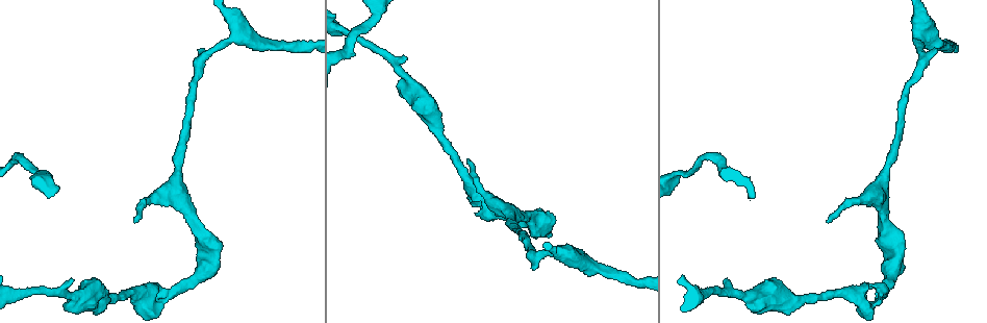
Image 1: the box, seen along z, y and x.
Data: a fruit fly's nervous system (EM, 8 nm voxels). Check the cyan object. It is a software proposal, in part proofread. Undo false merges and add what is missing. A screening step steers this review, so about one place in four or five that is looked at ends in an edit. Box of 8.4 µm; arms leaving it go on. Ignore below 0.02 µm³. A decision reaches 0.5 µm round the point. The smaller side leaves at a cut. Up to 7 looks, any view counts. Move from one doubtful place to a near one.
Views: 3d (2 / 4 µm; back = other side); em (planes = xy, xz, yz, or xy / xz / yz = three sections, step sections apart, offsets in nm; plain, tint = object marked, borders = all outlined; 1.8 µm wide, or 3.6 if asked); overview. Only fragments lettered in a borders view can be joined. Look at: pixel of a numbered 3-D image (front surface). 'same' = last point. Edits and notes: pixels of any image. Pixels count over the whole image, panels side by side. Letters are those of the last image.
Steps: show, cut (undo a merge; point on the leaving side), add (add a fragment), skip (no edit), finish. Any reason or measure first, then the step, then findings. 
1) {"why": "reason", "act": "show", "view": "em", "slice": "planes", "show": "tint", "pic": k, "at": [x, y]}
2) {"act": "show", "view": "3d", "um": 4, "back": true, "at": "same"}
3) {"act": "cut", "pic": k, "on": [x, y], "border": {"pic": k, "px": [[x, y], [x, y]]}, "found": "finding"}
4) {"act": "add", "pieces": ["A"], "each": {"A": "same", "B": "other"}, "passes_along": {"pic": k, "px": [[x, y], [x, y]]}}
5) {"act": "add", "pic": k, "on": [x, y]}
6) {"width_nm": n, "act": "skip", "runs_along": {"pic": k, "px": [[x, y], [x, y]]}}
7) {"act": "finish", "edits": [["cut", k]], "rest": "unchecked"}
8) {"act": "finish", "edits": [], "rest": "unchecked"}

{"why": "calibre changes", "act": "show", "view": "3d", "um": 4, "pic": 1, "at": [93, 292]}

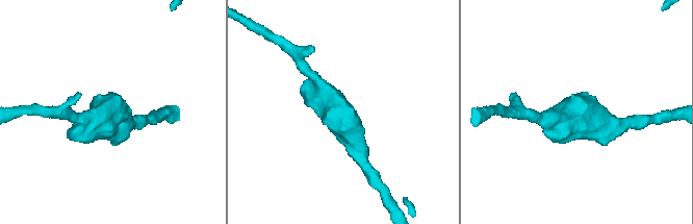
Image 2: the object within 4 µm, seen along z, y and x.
{"why": "shape alone is not enough", "act": "show", "view": "em", "slice": "planes", "show": "borders", "pic": 2, "at": [344, 121]}

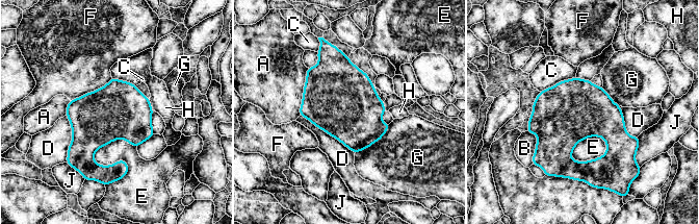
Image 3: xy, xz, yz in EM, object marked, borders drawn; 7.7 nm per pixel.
{"act": "skip", "each": {"A": "other", "B": "other", "C": "other", "D": "other", "E": "other", "F": "other", "G": "other", "H": "other", "J": "other"}, "border": {"pic": 3, "px": [[136, 146], [117, 139], [93, 158]]}, "found": "one neuron here"}

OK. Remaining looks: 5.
{"why": "branch stops here", "act": "show", "view": "3d", "um": 2, "pic": 1, "at": [467, 159]}

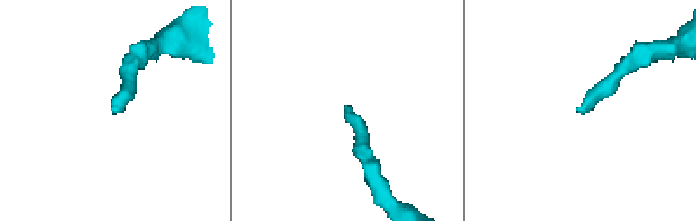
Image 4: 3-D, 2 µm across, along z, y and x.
{"act": "show", "view": "em", "slice": "planes", "show": "borders", "pic": 4, "at": [583, 109]}

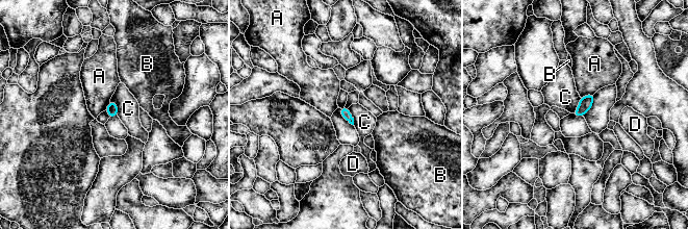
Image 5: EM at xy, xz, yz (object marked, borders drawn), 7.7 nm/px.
{"act": "skip", "each": {"A": "other", "B": "other", "C": "other", "D": "other"}, "found": "none of them fits"}

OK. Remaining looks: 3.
{"why": "a narrow waist", "act": "show", "view": "3d", "um": 4, "pic": 1, "at": [159, 300]}

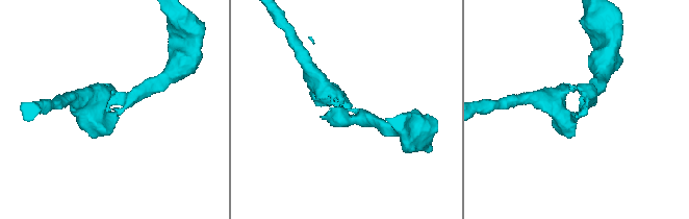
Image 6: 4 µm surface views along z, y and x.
{"arm_widths_nm": [220, 280], "act": "show", "view": "em", "slice": "yz", "step": 16, "show": "tint", "pic": 6, "at": [107, 109]}

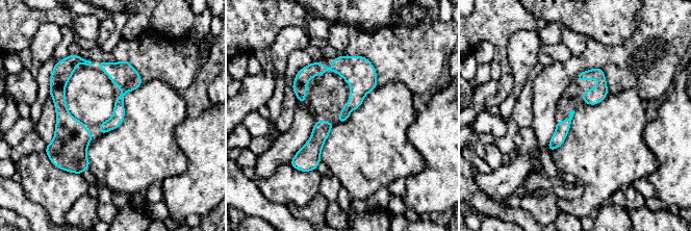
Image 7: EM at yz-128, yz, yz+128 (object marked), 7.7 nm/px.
{"why": "cut it another way", "act": "show", "view": "em", "slice": "xy", "step": 8, "show": "borders", "at": "same"}

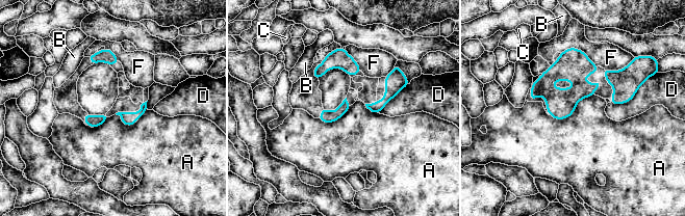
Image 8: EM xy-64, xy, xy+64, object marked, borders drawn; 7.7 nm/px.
{"width_nm": 100, "act": "skip", "each": {"A": "other", "B": "other", "C": "other", "D": "other", "F": "other"}, "border": {"pic": 8, "px": [[594, 95], [566, 117], [550, 115]]}, "found": "one neuron here"}

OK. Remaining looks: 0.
{"act": "finish", "edits": [], "rest": "unchecked"}

